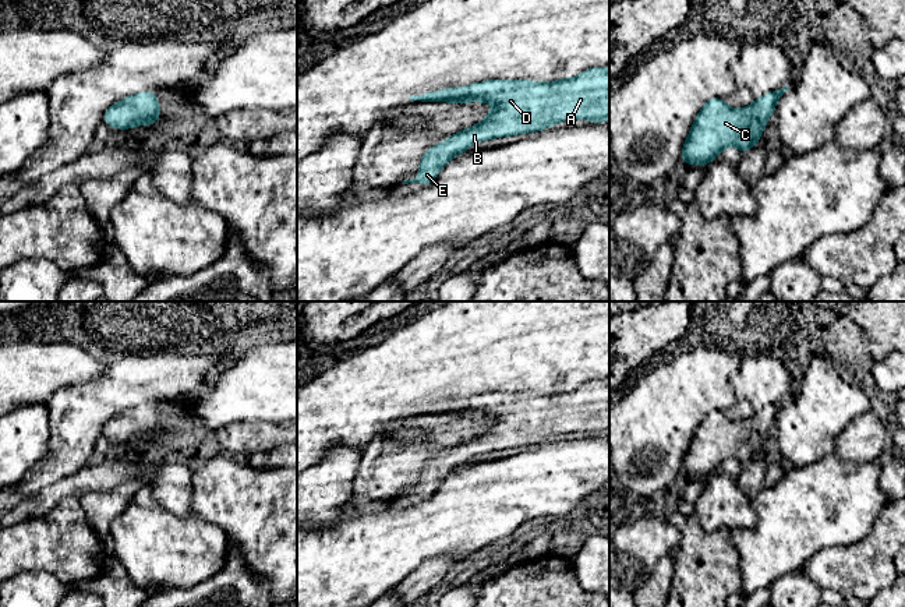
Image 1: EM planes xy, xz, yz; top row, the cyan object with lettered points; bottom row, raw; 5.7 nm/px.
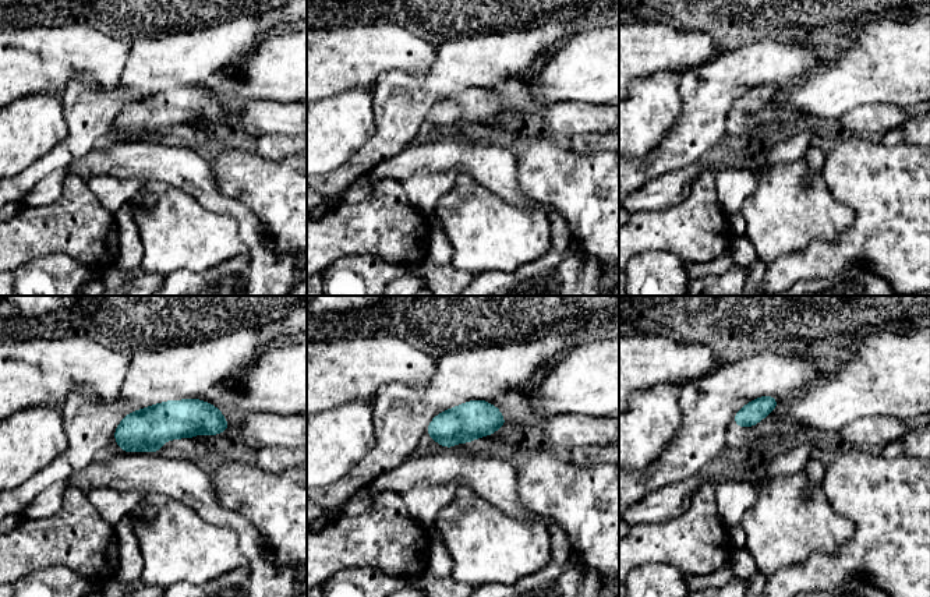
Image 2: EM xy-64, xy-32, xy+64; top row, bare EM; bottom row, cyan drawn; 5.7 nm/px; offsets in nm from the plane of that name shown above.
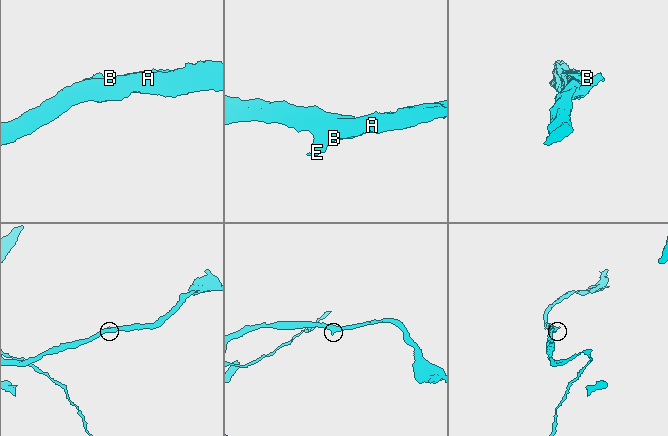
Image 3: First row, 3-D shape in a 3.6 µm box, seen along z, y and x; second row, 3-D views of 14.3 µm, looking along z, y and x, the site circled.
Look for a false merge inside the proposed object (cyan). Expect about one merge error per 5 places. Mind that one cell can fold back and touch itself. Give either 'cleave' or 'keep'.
keep

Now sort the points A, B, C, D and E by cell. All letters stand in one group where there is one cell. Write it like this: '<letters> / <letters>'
A B C D E

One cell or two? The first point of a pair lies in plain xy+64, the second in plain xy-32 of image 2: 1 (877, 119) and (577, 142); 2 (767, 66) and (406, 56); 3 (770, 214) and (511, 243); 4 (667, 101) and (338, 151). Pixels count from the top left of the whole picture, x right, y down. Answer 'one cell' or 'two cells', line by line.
1: two cells
2: two cells
3: one cell
4: one cell

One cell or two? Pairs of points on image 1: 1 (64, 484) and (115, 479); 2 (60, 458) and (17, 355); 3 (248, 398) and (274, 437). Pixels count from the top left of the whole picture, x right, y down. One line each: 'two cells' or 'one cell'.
1: one cell
2: two cells
3: two cells

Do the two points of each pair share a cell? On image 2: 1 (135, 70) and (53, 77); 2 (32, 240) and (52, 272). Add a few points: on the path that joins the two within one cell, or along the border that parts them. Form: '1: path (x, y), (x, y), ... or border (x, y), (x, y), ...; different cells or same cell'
1: border (131, 43), (119, 82), (112, 88), (101, 88); different cells
2: border (74, 258), (66, 254), (45, 254), (14, 271); different cells

